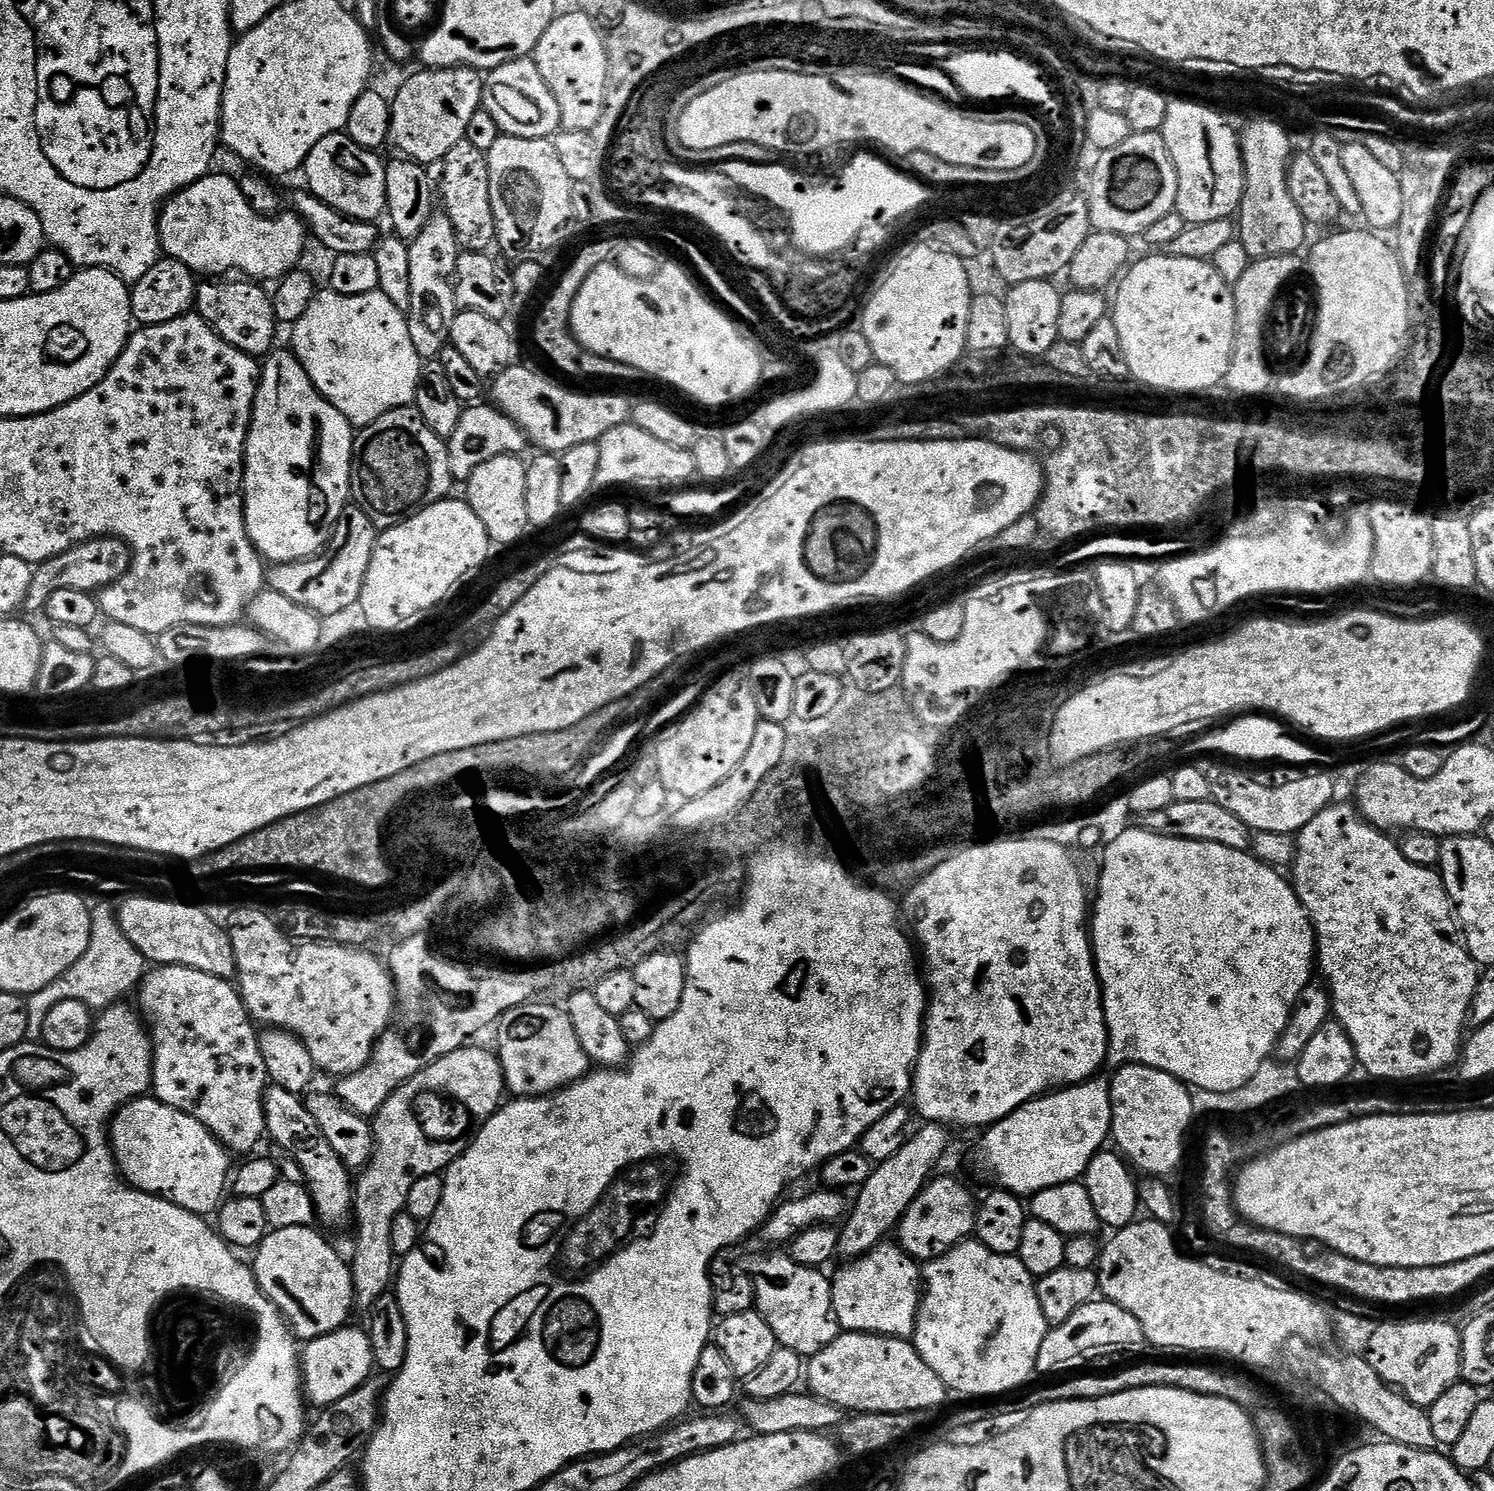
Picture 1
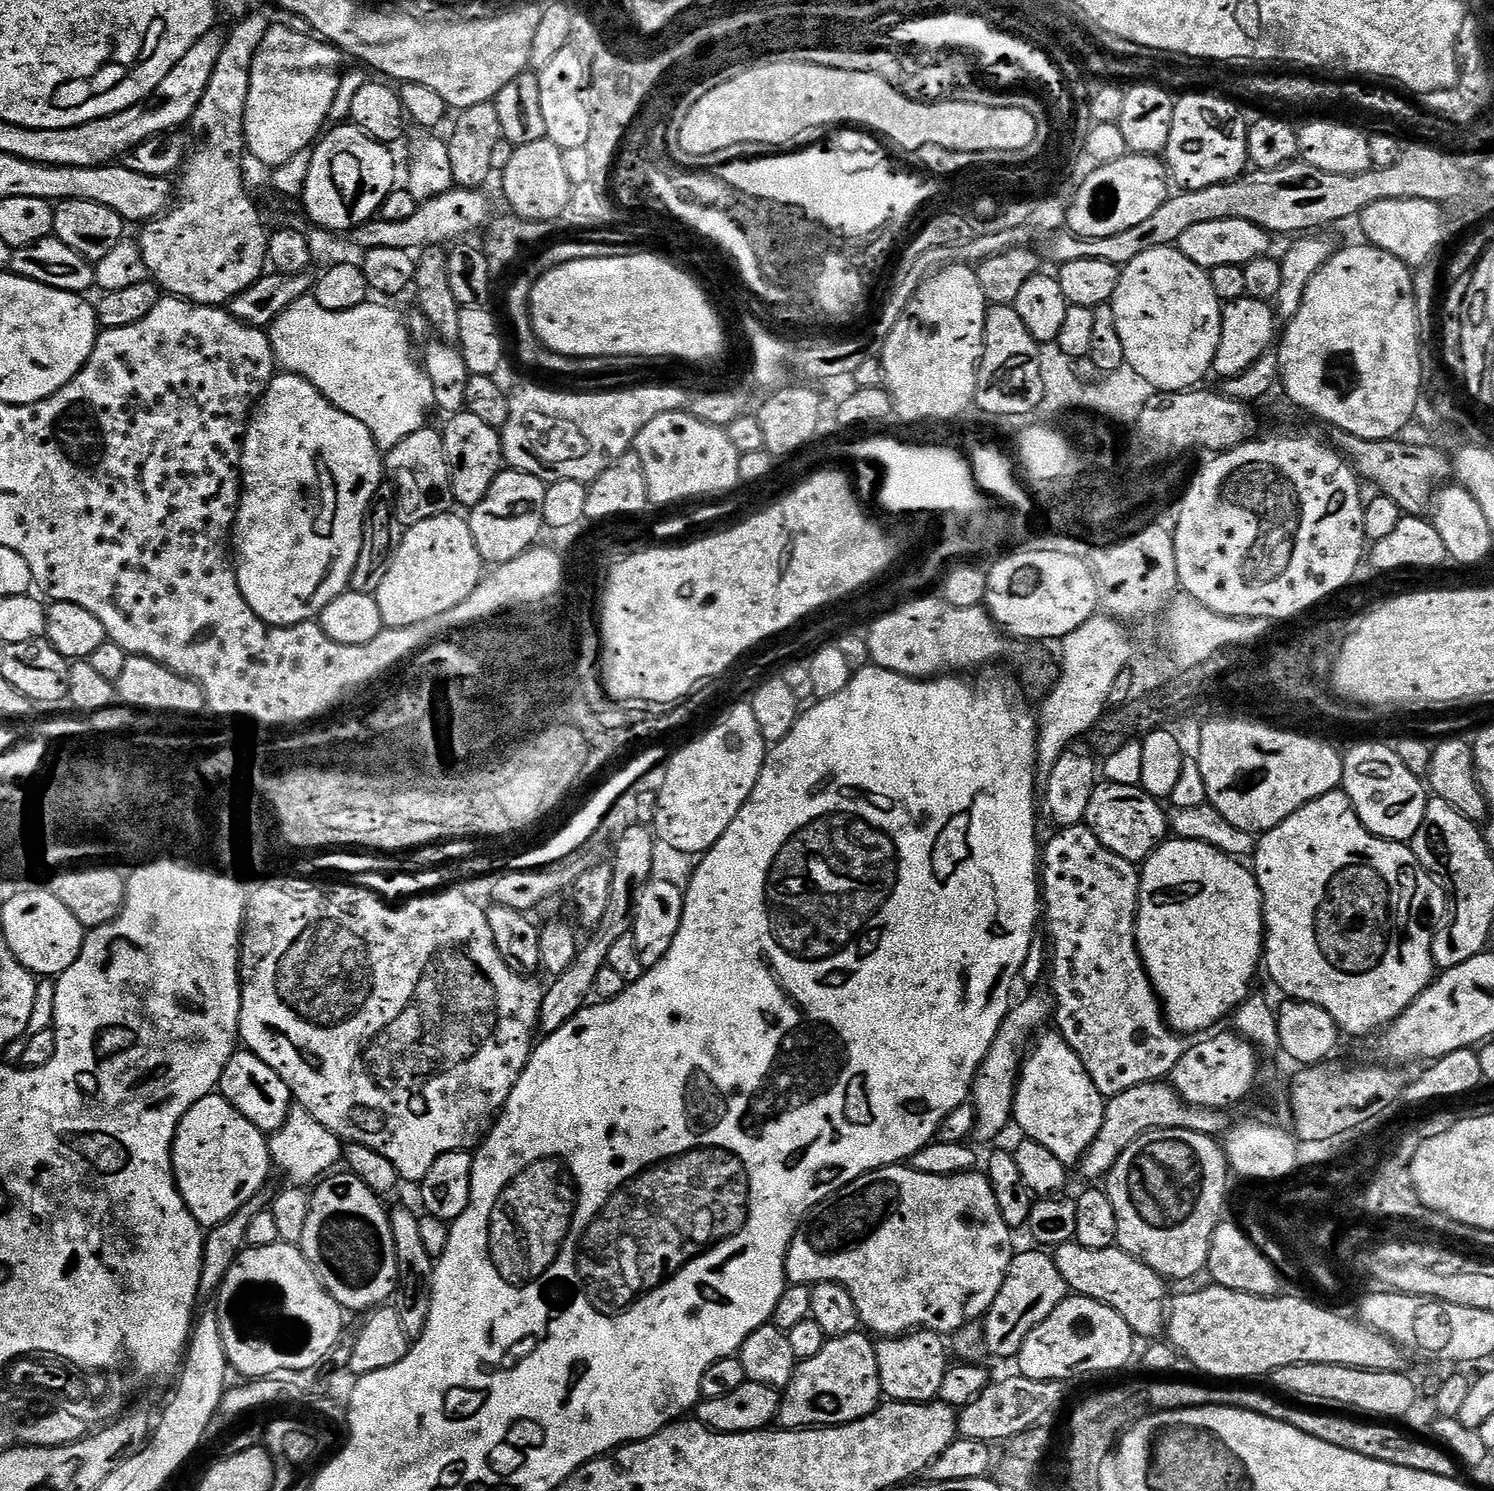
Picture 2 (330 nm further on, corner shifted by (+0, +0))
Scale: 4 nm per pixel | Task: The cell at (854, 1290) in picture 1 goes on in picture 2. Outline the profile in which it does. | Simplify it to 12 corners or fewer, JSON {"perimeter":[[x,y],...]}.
{"perimeter":[[919,1329],[875,1345],[881,1393],[931,1403],[950,1367],[945,1340]]}

